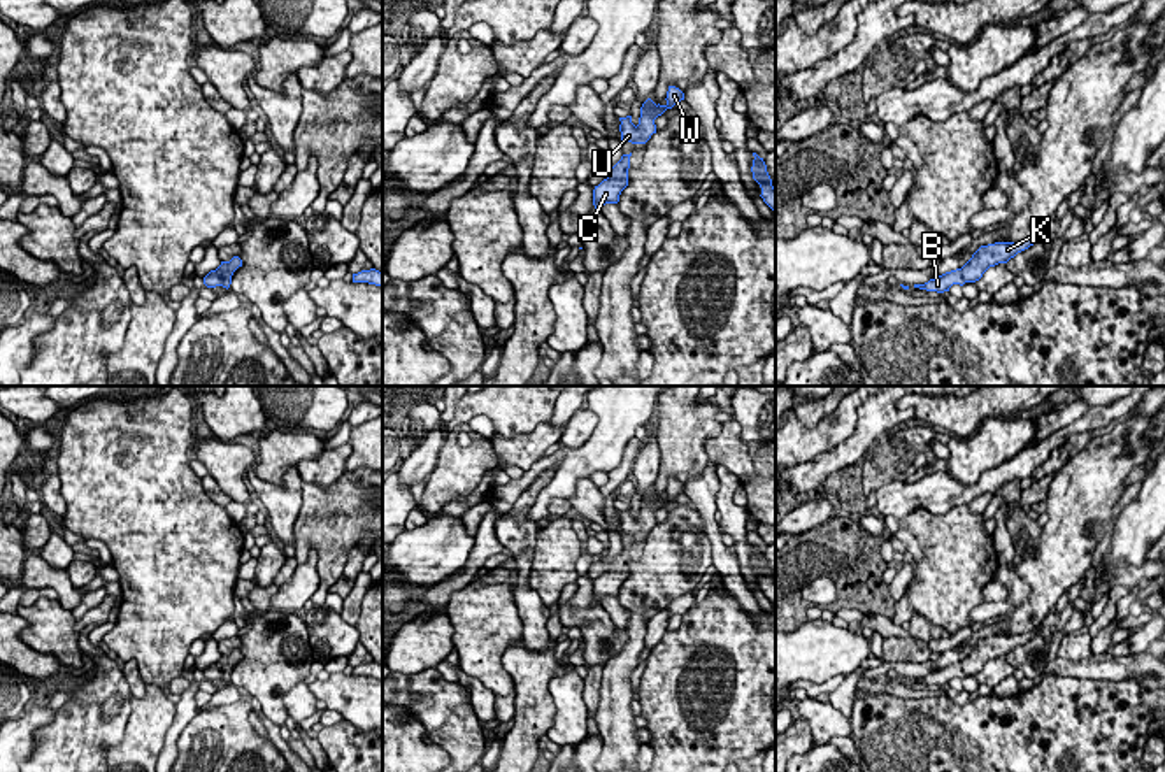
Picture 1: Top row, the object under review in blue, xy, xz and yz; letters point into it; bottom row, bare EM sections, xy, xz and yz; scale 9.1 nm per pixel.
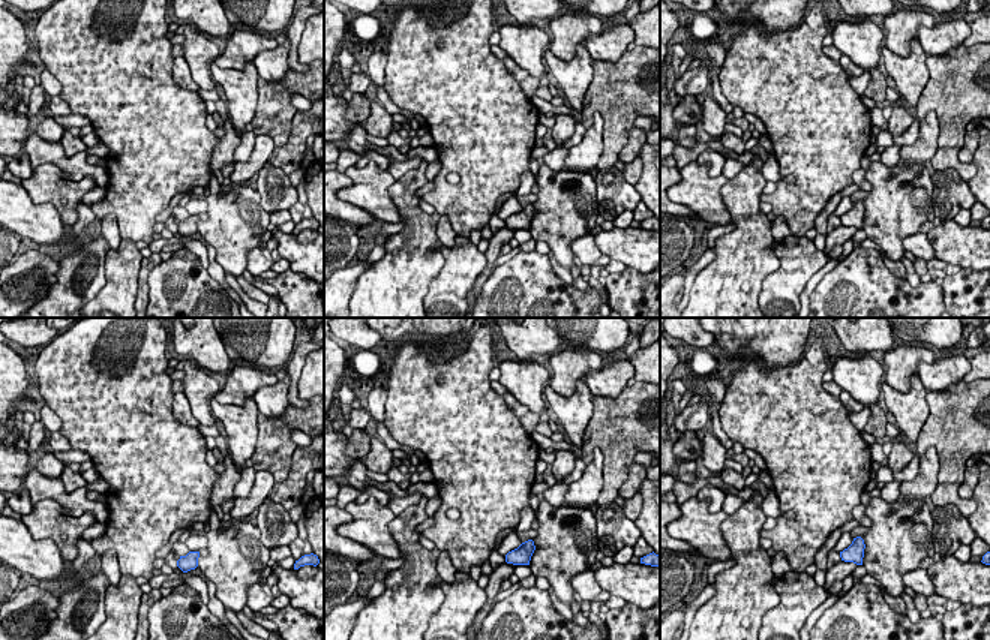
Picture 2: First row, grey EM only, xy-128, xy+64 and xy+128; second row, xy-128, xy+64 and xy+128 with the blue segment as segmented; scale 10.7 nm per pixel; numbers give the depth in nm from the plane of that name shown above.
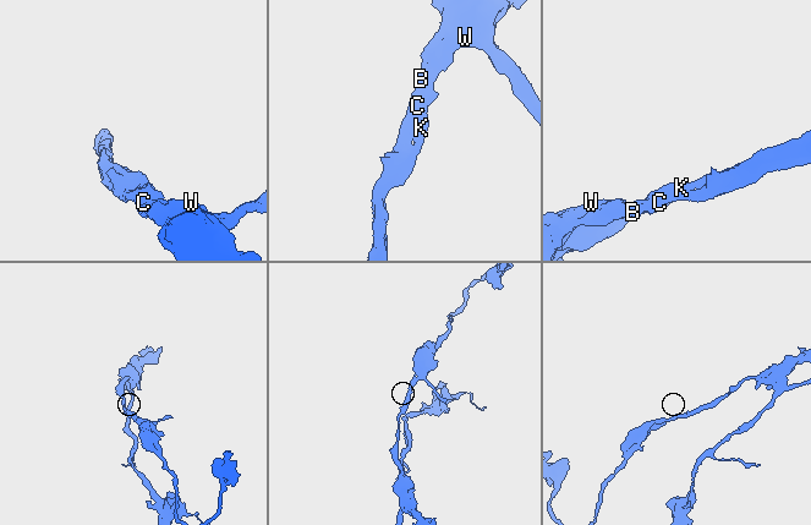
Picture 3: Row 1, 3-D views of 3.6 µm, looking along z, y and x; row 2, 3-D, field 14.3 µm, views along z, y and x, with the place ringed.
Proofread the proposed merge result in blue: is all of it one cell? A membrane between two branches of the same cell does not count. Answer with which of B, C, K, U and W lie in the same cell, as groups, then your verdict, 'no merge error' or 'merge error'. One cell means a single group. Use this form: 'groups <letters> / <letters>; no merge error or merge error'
groups B C K U W; no merge error

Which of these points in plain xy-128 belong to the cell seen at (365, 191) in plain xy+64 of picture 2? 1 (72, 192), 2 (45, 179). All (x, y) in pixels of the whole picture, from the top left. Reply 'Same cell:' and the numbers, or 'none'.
Same cell: 1, 2

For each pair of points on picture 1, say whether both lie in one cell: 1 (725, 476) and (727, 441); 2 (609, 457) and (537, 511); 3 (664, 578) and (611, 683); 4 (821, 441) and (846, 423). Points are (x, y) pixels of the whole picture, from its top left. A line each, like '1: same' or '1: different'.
1: different
2: same
3: same
4: same

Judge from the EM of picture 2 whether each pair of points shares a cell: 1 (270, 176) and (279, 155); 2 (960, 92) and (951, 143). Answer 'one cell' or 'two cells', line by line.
1: two cells
2: one cell

